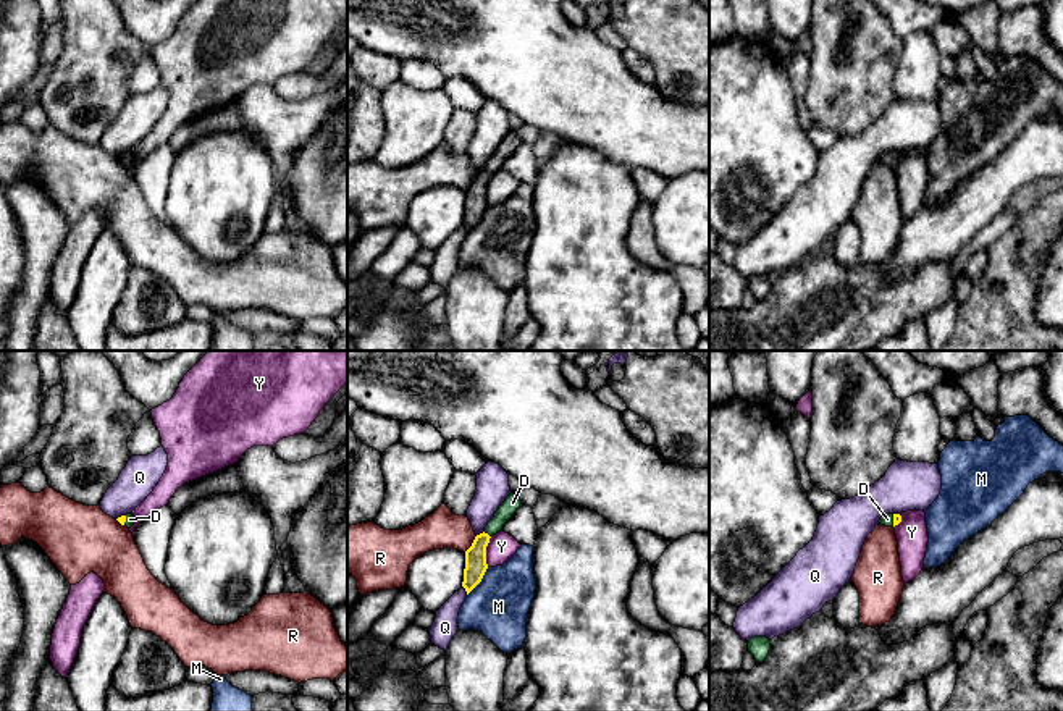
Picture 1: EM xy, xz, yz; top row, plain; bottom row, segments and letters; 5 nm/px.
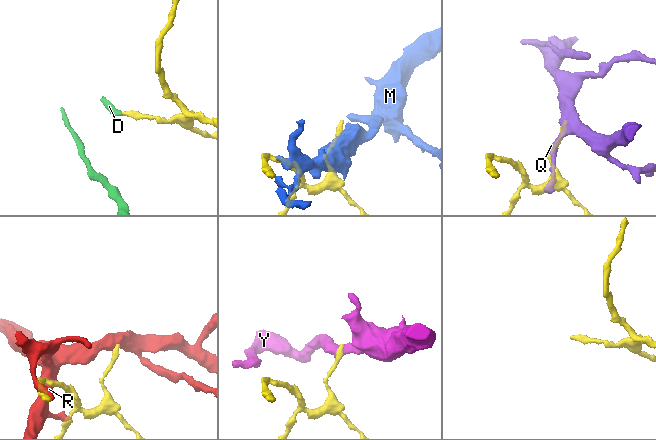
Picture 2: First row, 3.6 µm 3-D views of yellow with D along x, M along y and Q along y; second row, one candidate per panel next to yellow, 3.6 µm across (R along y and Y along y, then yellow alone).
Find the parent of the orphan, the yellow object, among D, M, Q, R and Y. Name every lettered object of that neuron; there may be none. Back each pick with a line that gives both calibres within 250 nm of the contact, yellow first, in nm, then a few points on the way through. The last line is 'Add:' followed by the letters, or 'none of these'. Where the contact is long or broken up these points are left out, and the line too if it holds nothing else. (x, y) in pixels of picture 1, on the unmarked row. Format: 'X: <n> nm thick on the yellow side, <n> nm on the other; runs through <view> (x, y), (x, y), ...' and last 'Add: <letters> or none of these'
D: 110 nm thick on the yellow side, 80 nm on the other; runs through xz (475, 194), (487, 172), (512, 141)
Add: D

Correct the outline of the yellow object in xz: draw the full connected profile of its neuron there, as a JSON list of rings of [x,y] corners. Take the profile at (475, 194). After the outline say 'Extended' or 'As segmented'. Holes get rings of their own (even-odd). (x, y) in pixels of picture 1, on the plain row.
[[[510,131],[506,139],[499,144],[494,155],[485,165],[485,170],[477,173],[472,184],[465,189],[465,207],[464,220],[467,233],[481,220],[488,202],[486,202],[486,184],[489,176],[502,170],[504,162],[512,155],[512,152],[522,144],[522,139]]]. Extended

